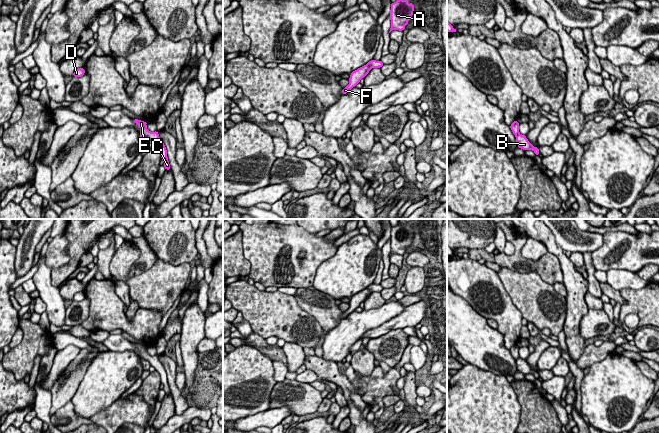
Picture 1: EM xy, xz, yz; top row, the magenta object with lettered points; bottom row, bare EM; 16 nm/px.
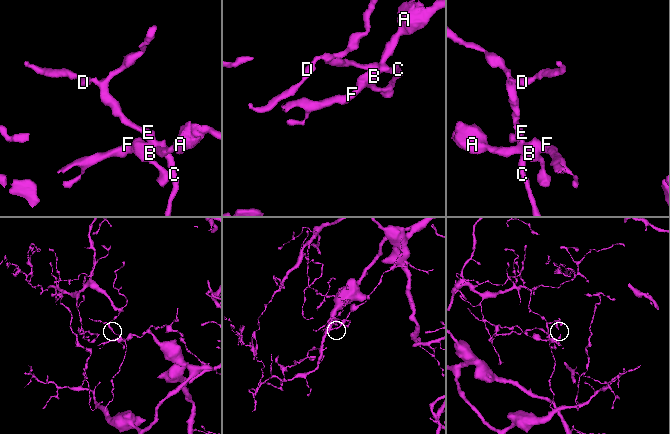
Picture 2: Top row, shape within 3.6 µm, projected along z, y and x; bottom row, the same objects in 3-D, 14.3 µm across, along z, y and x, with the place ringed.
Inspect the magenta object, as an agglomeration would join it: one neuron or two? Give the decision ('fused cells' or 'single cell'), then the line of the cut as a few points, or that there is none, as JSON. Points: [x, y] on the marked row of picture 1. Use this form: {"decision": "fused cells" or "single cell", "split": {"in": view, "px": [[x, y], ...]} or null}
{"decision": "single cell", "split": null}

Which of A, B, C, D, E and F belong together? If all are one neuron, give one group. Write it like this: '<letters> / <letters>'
A B C D E F

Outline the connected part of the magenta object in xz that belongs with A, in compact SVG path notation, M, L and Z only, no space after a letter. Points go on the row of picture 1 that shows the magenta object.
M398 0L394 3L391 3L391 28L389 33L392 30L403 31L405 26L409 23L408 18L413 16L414 11L414 4L409 4L408 0Z

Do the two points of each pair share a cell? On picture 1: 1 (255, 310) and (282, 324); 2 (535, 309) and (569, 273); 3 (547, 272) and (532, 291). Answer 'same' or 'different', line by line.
1: same
2: different
3: different

